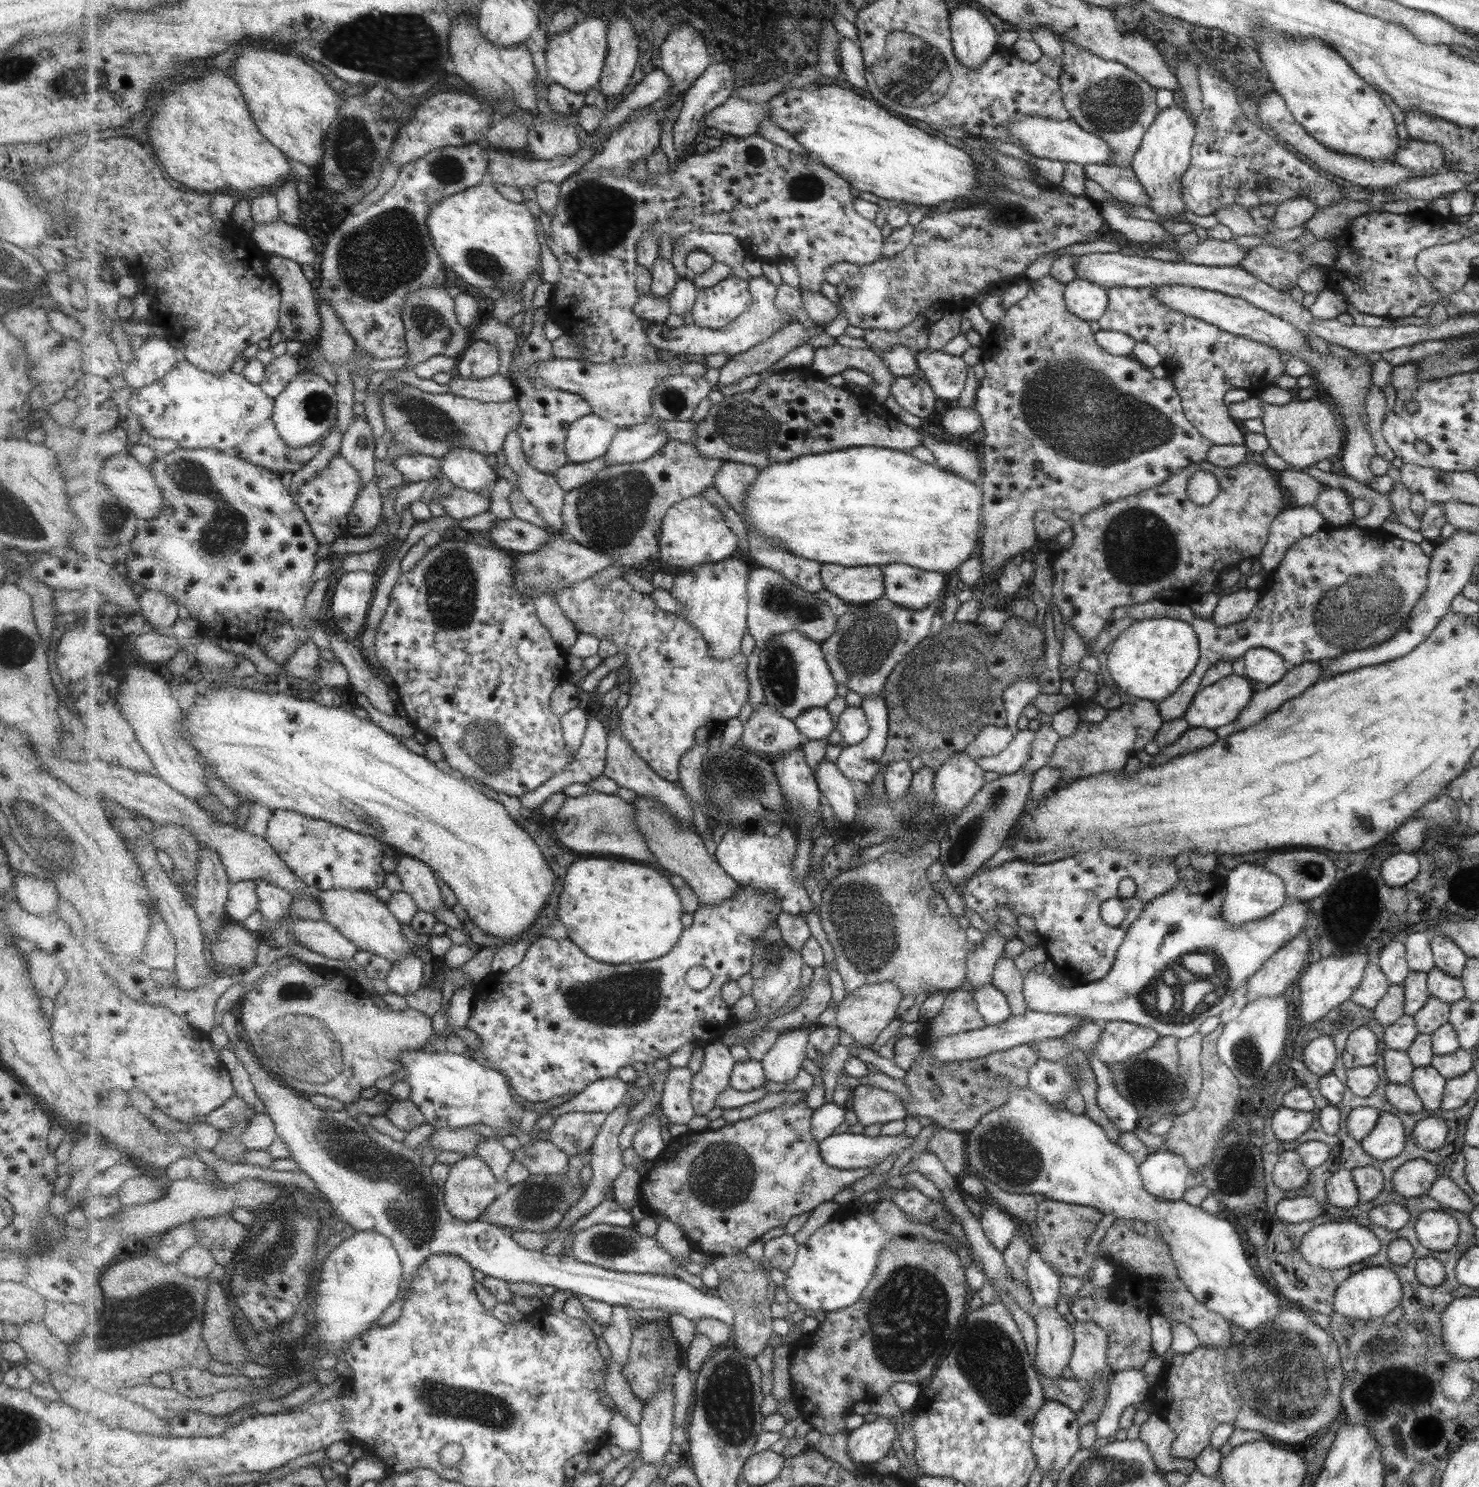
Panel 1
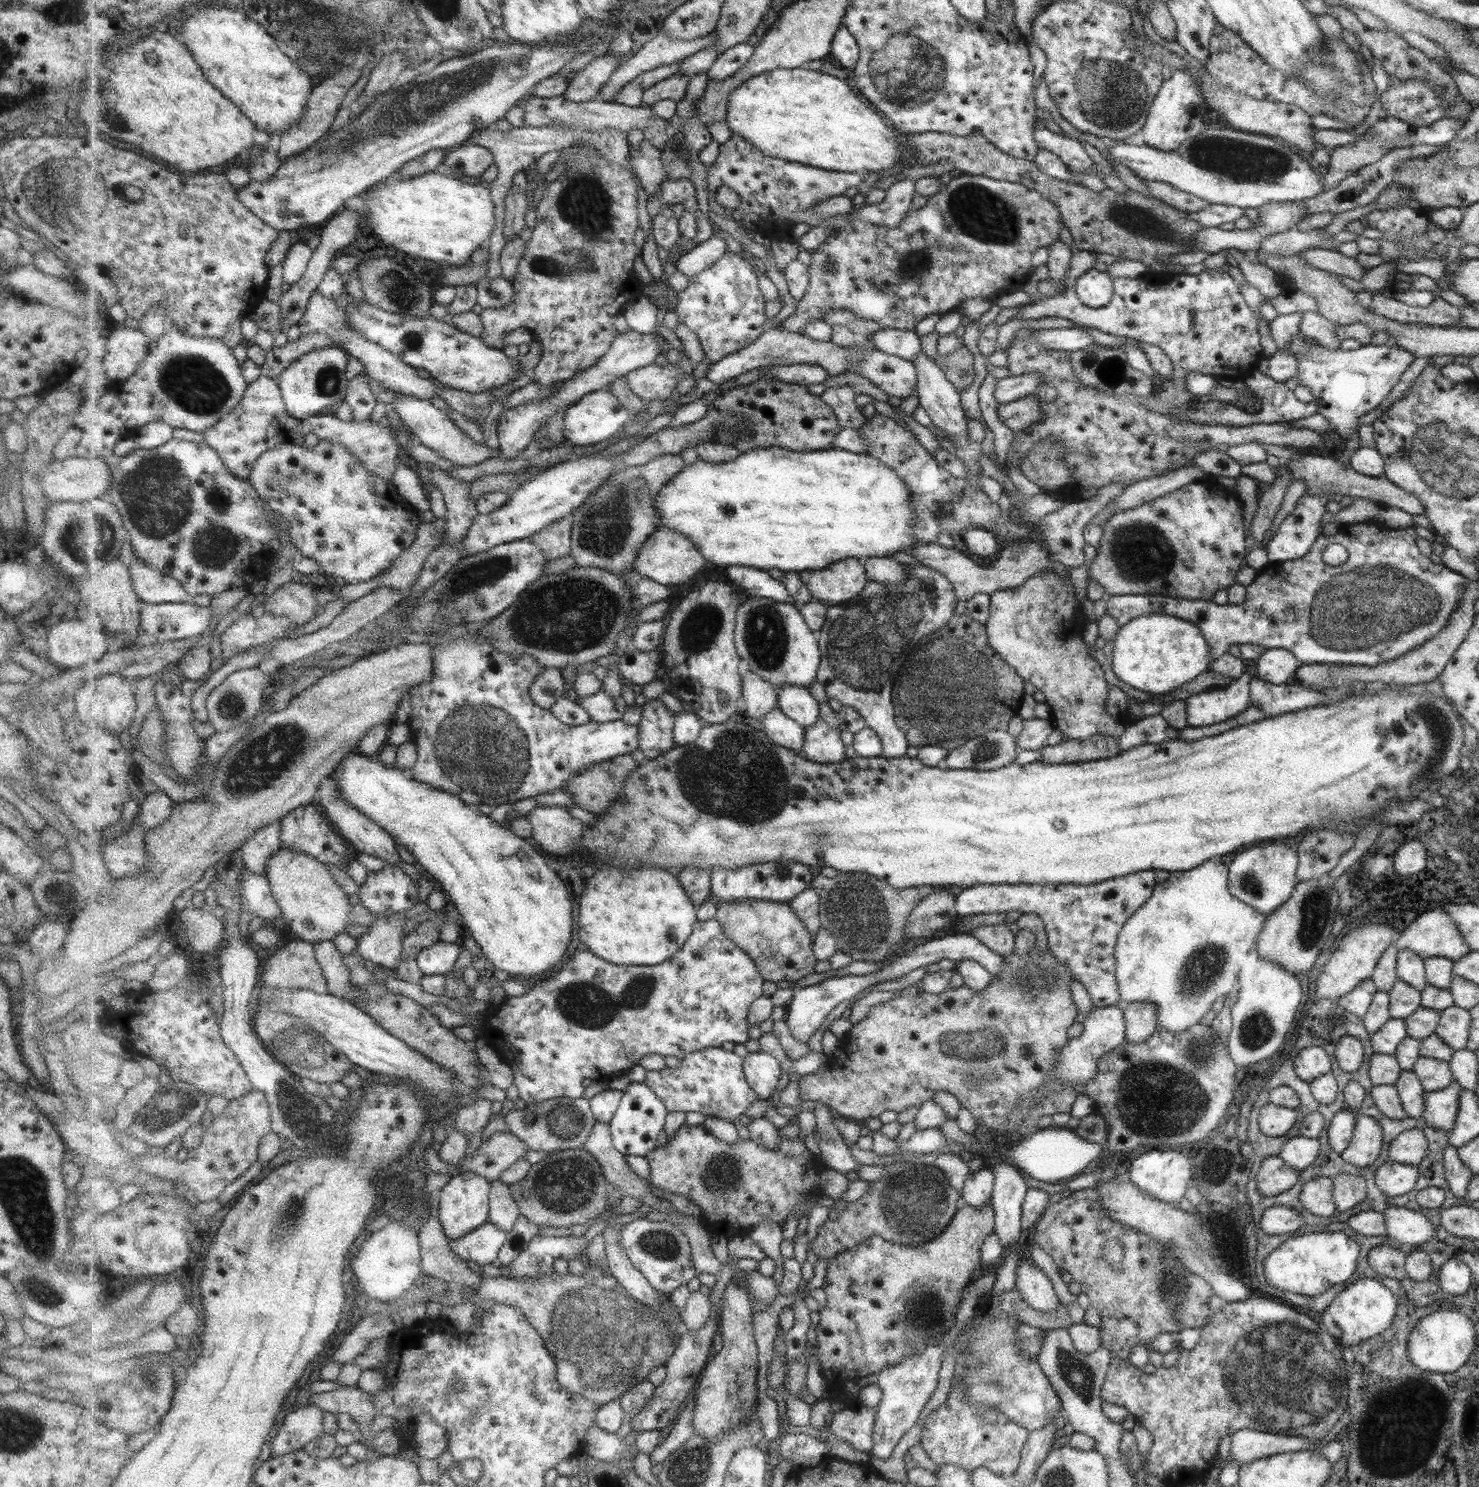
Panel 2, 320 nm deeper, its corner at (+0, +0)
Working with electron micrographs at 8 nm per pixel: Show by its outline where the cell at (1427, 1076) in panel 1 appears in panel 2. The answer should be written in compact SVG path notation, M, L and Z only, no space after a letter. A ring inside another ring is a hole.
M1401 1071L1394 1088L1402 1102L1406 1118L1419 1119L1423 1112L1423 1087L1411 1071Z

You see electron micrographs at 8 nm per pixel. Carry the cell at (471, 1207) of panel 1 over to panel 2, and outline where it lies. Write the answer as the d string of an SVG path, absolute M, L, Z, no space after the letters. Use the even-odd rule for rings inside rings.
M464 1171L450 1181L439 1191L440 1221L445 1234L452 1240L467 1236L470 1232L490 1222L491 1180L481 1174Z

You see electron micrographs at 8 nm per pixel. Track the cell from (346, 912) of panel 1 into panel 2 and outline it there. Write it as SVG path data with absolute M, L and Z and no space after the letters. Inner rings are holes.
M283 846L272 857L266 866L266 877L281 907L282 918L301 940L312 943L332 940L353 924L349 919L352 906L348 894L323 862L310 854Z

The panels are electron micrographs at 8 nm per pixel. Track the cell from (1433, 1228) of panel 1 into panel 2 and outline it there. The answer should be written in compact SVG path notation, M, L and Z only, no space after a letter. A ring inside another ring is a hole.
M1392 1206L1381 1214L1384 1218L1384 1234L1394 1245L1418 1246L1434 1236L1432 1224L1417 1211Z

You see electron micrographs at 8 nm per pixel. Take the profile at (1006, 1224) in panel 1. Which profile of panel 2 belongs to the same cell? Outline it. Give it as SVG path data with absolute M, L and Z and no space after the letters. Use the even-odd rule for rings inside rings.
M989 1168L969 1171L961 1188L963 1202L971 1208L981 1208L990 1202L994 1175Z

